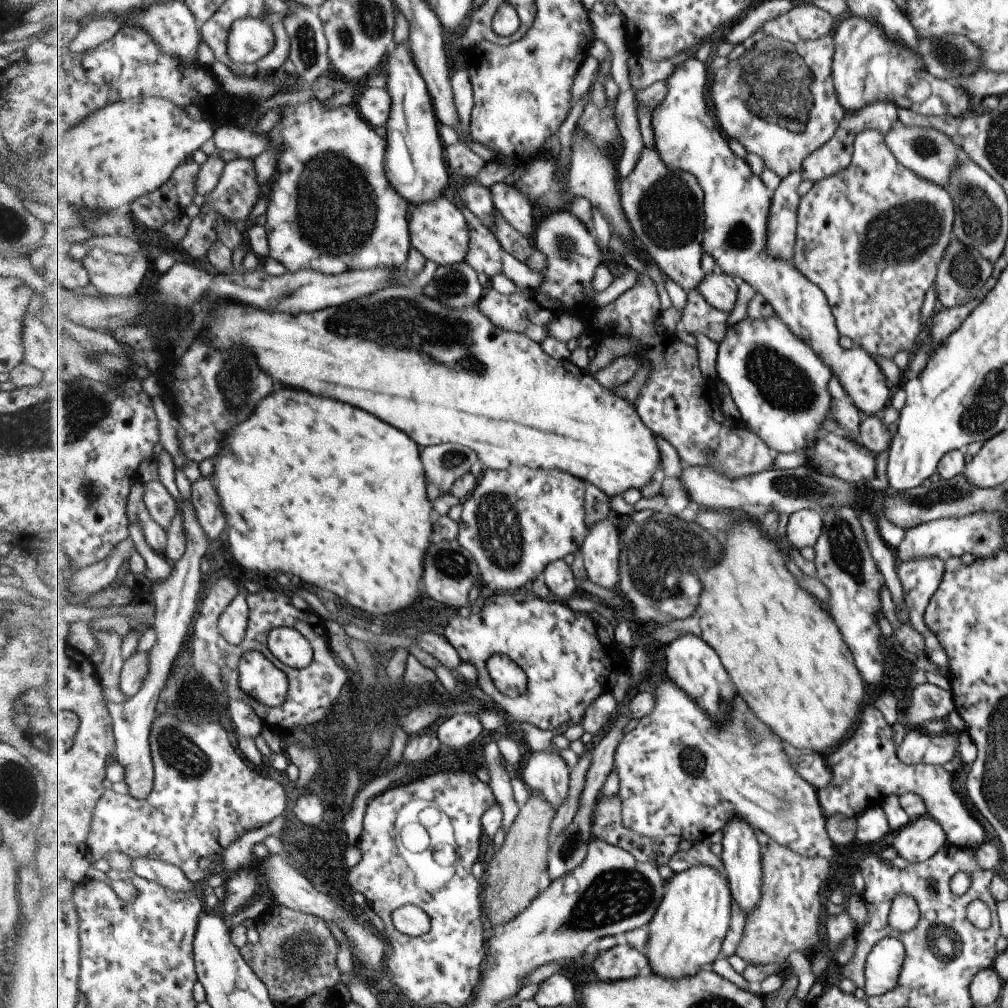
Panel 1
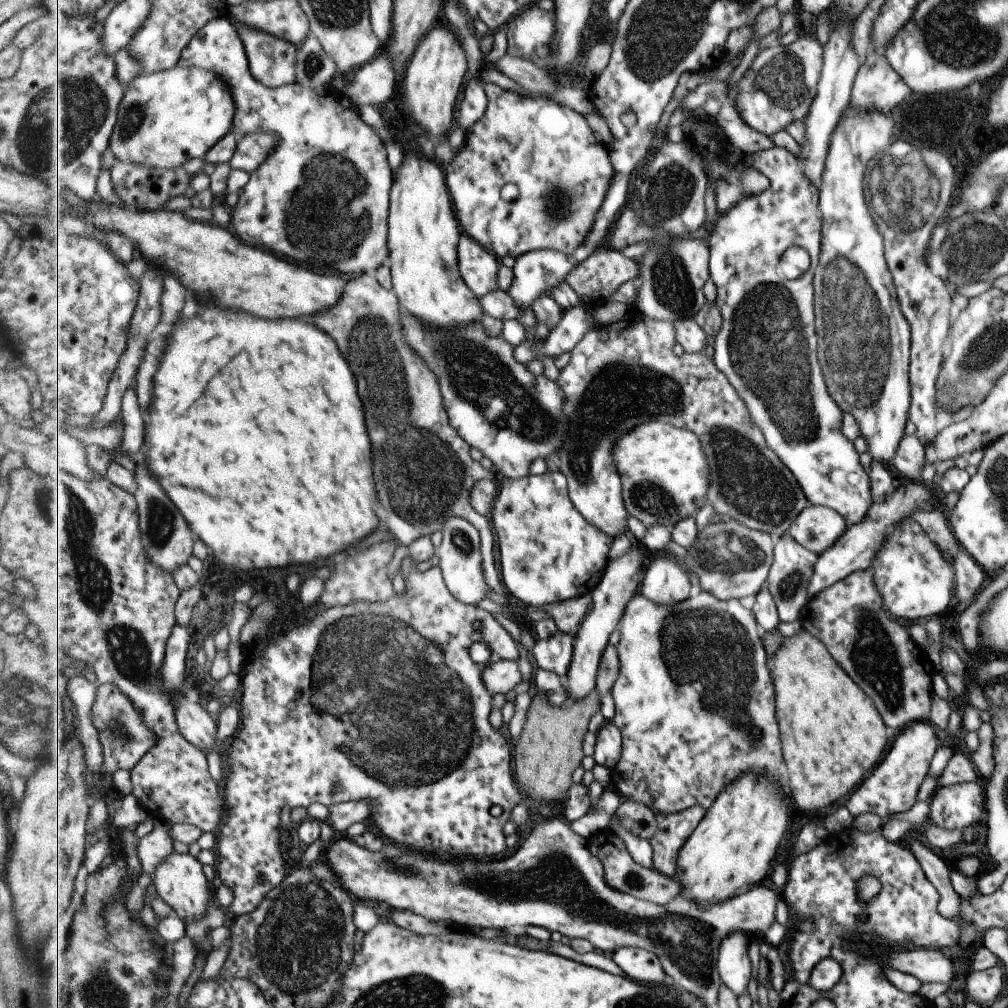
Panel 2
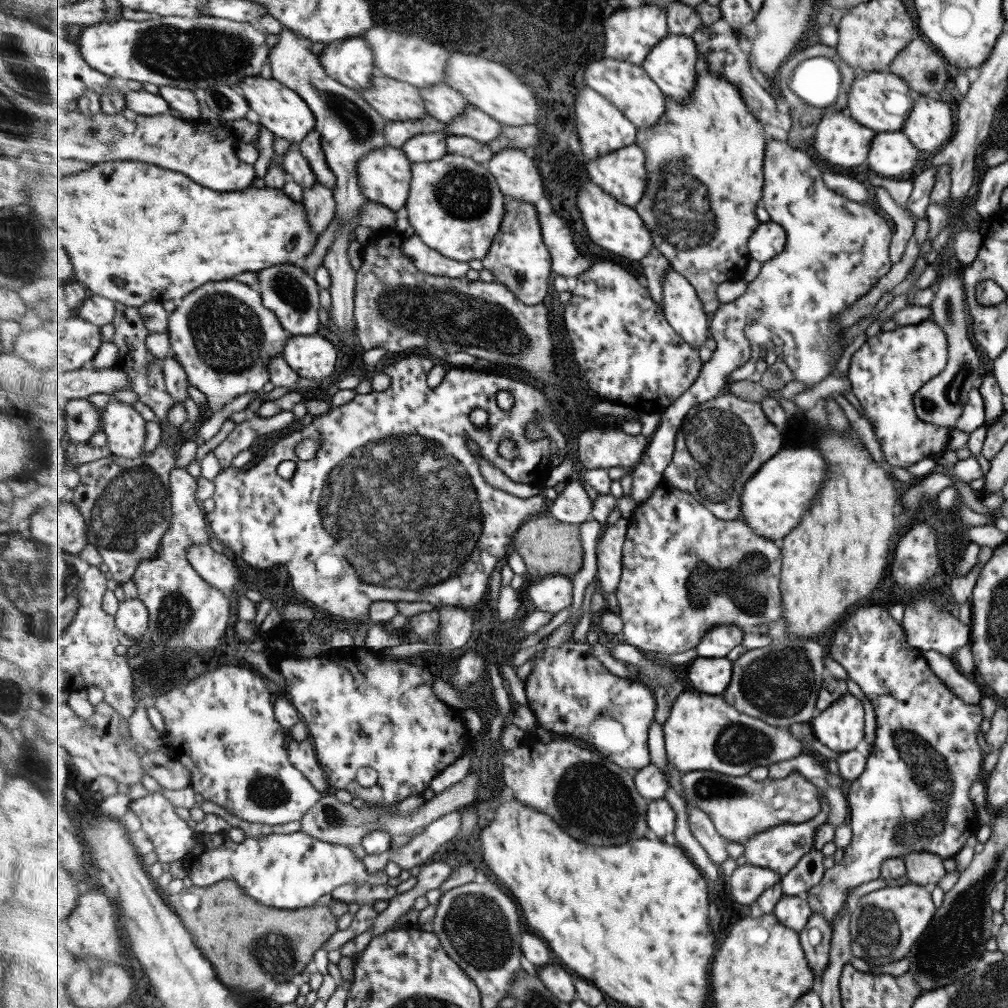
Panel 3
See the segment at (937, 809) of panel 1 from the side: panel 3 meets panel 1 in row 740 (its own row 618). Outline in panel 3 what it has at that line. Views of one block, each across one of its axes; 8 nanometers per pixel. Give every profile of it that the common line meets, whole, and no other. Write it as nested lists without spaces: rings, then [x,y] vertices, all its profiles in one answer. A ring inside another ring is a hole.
[[[869,605],[868,607],[859,607],[855,612],[843,622],[839,624],[839,628],[835,628],[833,632],[833,640],[829,645],[829,656],[845,669],[847,676],[860,688],[871,703],[875,717],[875,738],[871,743],[870,753],[866,757],[864,770],[859,776],[851,781],[847,790],[847,821],[851,831],[850,843],[843,849],[843,861],[834,863],[829,869],[825,869],[821,880],[812,888],[806,895],[811,908],[815,913],[824,916],[830,928],[832,928],[832,920],[838,915],[839,911],[851,908],[847,889],[855,887],[863,882],[875,880],[880,876],[880,864],[887,857],[902,857],[908,852],[933,852],[940,856],[943,860],[947,857],[953,857],[955,853],[963,846],[967,835],[974,834],[979,827],[977,823],[977,813],[973,802],[969,799],[967,792],[975,781],[982,780],[984,774],[981,768],[981,761],[984,754],[979,750],[979,746],[975,741],[975,734],[979,730],[979,724],[982,720],[982,712],[977,704],[965,704],[958,696],[955,696],[935,674],[924,659],[923,651],[911,647],[906,641],[905,634],[901,629],[900,624],[895,622],[887,612],[885,607],[878,605]]]

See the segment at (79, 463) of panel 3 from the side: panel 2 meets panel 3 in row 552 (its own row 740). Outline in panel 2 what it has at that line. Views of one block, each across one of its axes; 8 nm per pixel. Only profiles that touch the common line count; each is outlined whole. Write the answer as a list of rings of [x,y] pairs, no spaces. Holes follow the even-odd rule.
[[[99,684],[92,710],[93,724],[101,736],[99,740],[105,752],[103,774],[111,778],[119,770],[132,772],[158,742],[158,735],[143,722],[143,716],[134,701],[117,684]]]

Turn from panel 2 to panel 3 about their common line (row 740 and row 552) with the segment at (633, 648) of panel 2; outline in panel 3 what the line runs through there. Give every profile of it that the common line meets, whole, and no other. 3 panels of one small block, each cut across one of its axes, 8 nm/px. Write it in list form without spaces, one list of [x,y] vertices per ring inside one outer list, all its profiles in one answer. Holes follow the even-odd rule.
[[[661,482],[657,489],[645,503],[638,504],[633,510],[624,543],[624,556],[622,559],[622,579],[616,590],[616,598],[620,606],[620,616],[625,622],[623,630],[624,642],[632,644],[643,651],[661,652],[663,654],[681,654],[691,648],[696,649],[702,643],[703,637],[715,626],[737,626],[744,632],[754,630],[761,625],[768,625],[783,619],[783,595],[781,594],[783,556],[780,543],[764,536],[755,534],[751,526],[743,519],[722,520],[715,518],[709,508],[695,500],[693,494],[679,490],[678,486]]]

